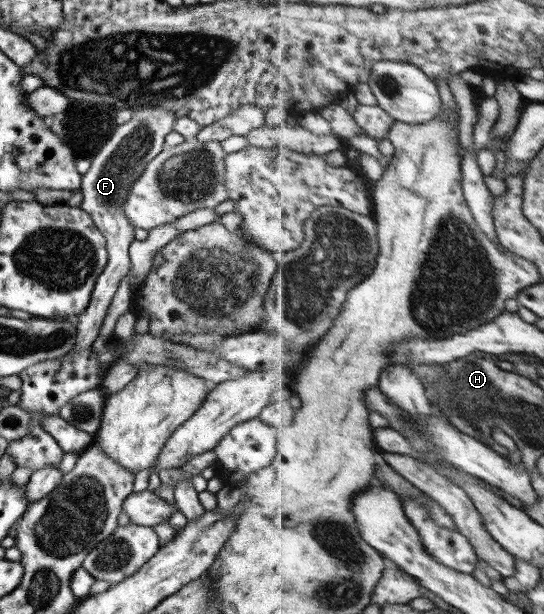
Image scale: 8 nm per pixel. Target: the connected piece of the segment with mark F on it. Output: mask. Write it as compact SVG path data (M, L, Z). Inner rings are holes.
M156 106L134 110L130 120L114 128L110 142L104 143L98 153L90 158L90 168L81 175L78 190L82 194L82 200L79 207L89 214L95 227L104 235L107 261L91 290L88 306L77 316L75 341L67 354L75 354L91 346L99 335L99 328L112 295L122 277L129 272L129 250L130 245L135 241L134 227L128 217L125 217L121 206L131 184L144 171L145 164L163 149L164 136L172 130L175 123L173 114L174 112L166 112Z

